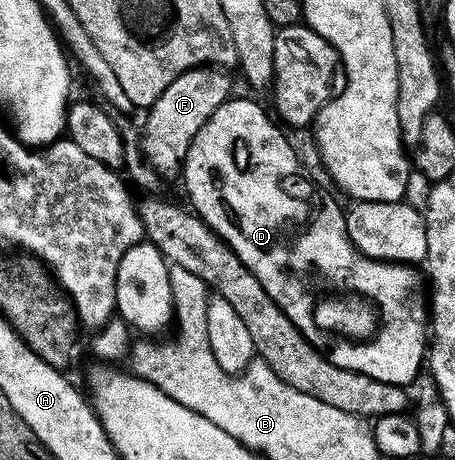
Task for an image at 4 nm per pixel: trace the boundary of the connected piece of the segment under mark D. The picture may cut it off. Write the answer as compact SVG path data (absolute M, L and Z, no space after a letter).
M229 98L222 106L218 106L218 110L214 110L212 117L207 120L206 126L202 126L202 130L198 130L198 134L192 139L192 145L184 159L182 169L184 188L188 191L189 198L192 199L191 211L228 244L230 250L245 264L246 269L254 274L255 278L258 278L262 289L266 290L266 294L281 308L286 318L334 366L368 375L372 379L377 379L378 382L403 386L413 383L421 375L422 365L426 360L426 284L422 276L422 281L420 281L420 276L416 273L417 269L411 264L394 264L383 260L372 260L361 254L348 236L345 209L343 207L340 209L339 202L330 193L323 192L308 177L308 172L300 165L300 160L296 157L291 142L284 137L283 130L285 131L285 129L271 115L268 117L264 113L264 108L258 101L236 99Z

